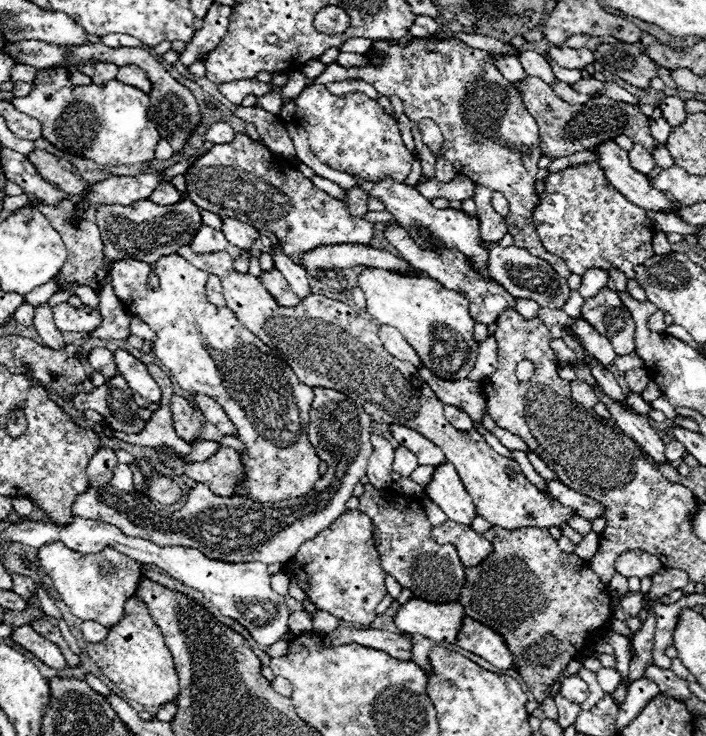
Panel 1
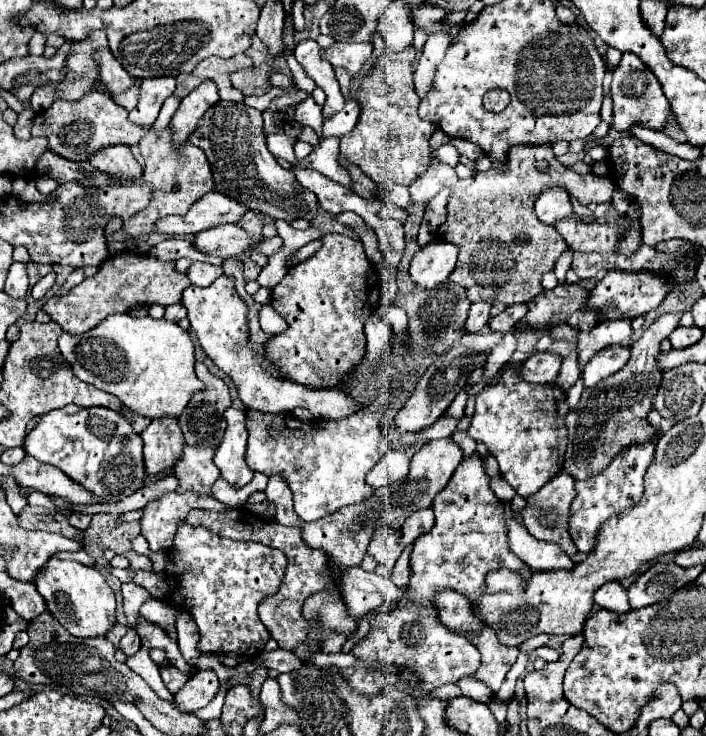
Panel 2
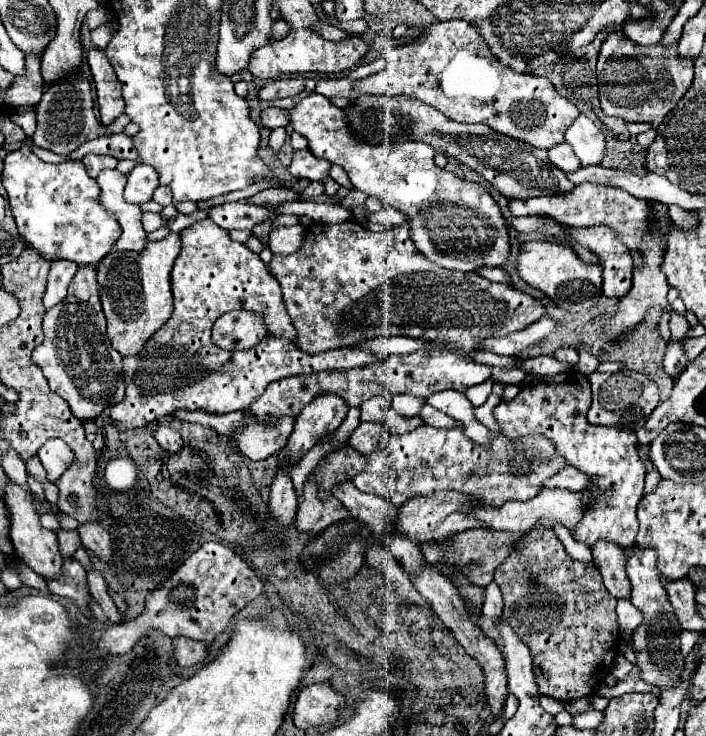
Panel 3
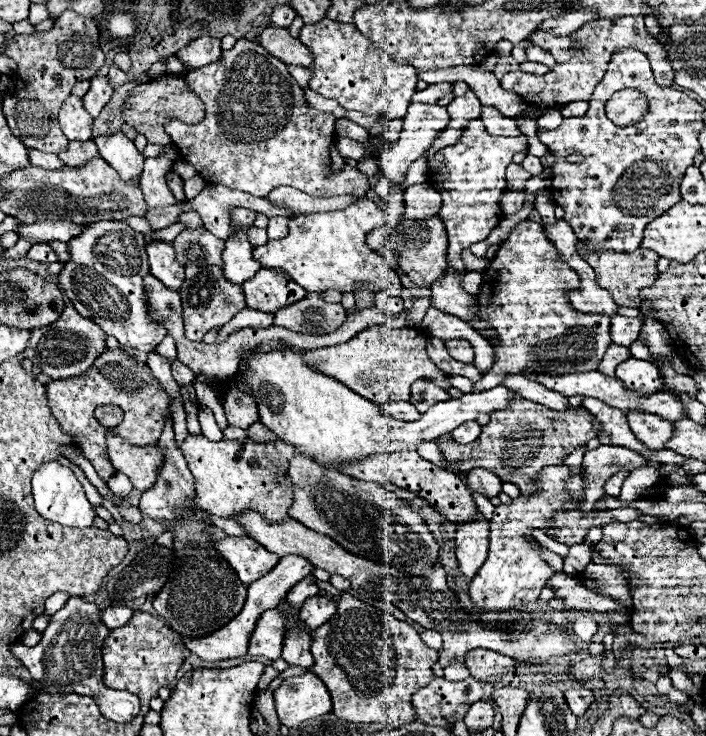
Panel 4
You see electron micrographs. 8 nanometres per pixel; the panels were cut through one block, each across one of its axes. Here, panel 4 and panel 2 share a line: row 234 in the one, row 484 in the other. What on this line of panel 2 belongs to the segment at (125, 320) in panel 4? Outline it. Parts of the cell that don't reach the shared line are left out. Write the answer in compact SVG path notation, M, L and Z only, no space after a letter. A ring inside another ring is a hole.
M68 404L60 410L44 414L40 416L38 426L26 436L24 450L36 460L60 468L68 478L72 478L74 482L84 486L88 492L92 492L96 502L116 504L144 486L146 470L144 470L144 460L142 460L142 438L132 432L132 426L124 420L120 412L114 412L108 408L100 408L100 406L82 408L76 404Z

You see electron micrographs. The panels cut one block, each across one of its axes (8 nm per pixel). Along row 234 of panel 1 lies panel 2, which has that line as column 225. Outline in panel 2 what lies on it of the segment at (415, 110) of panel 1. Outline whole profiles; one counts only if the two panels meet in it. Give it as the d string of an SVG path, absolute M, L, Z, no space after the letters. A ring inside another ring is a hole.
M192 510L186 518L186 522L190 526L204 526L208 530L212 530L216 536L224 536L224 538L232 538L232 540L244 540L244 542L260 542L272 548L278 548L286 554L288 558L288 570L286 570L286 578L278 590L278 594L270 596L268 600L264 600L260 604L260 620L264 622L264 626L270 630L272 638L278 642L278 646L282 650L294 650L300 642L306 640L308 628L310 624L302 618L302 604L304 600L326 588L326 578L324 572L328 570L328 556L324 556L322 550L310 550L302 536L300 536L300 528L288 528L288 526L280 526L274 520L260 520L256 516L250 516L246 510L230 510L230 512L212 512L212 510Z

